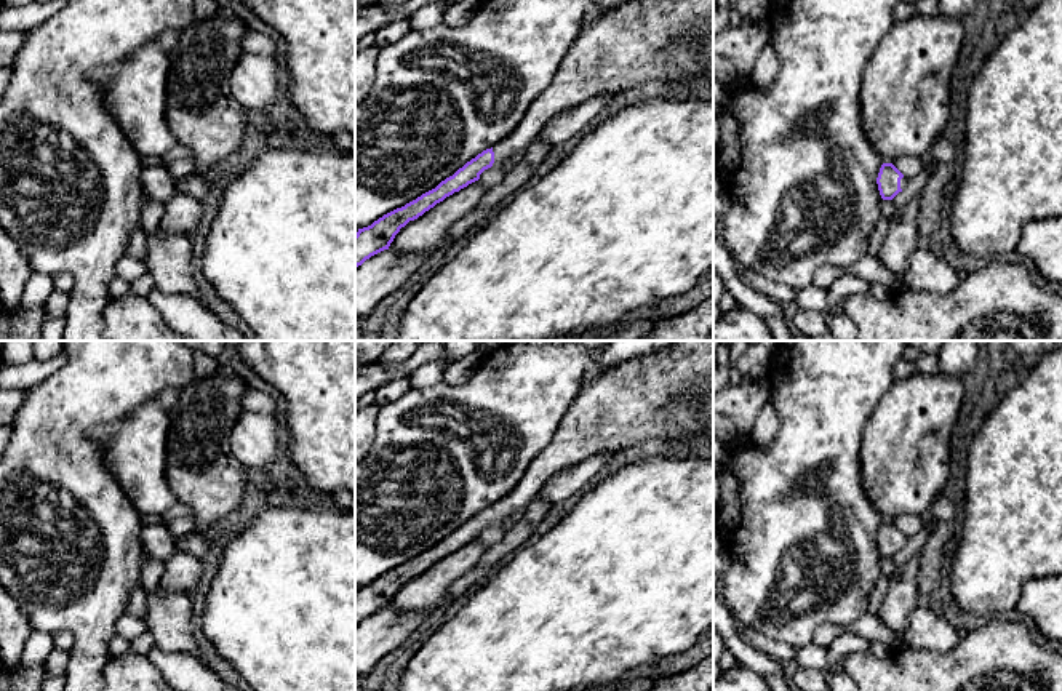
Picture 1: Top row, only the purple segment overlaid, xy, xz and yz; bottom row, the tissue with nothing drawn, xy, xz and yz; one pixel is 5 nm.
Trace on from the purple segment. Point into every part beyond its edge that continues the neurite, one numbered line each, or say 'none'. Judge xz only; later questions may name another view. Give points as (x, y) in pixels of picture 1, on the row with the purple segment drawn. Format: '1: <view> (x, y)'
1: xz (643, 40)

